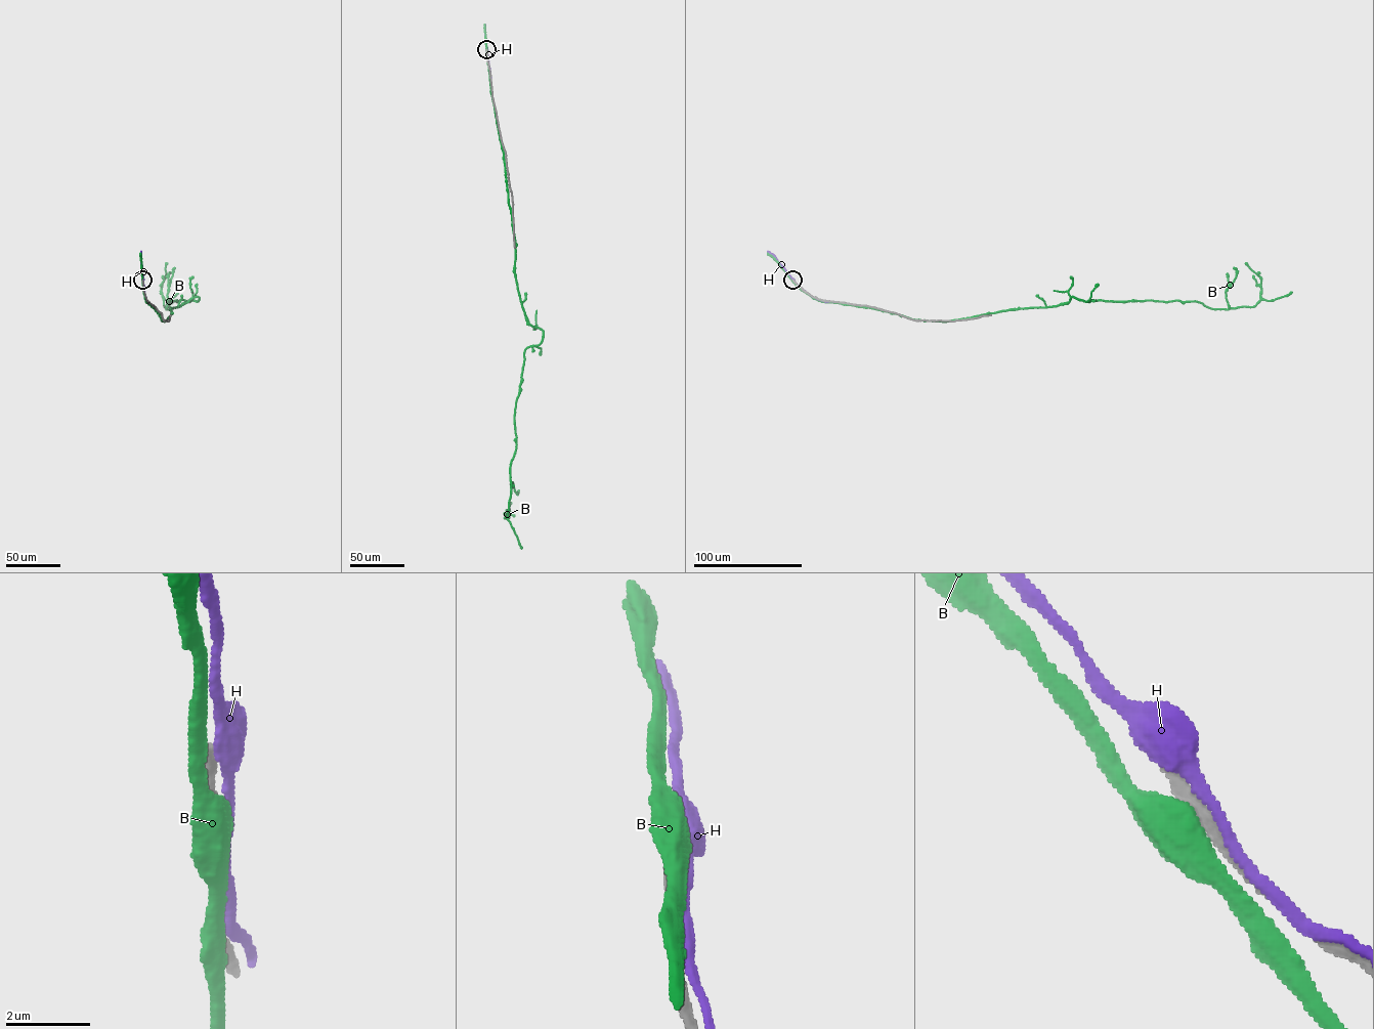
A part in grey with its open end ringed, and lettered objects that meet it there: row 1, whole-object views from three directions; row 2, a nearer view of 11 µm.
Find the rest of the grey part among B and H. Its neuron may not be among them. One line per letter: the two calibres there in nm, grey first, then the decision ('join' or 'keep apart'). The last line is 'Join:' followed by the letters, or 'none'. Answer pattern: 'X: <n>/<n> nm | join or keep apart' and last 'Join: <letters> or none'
B: 320/550 nm | keep apart
H: 320/550 nm | keep apart
Join: none

